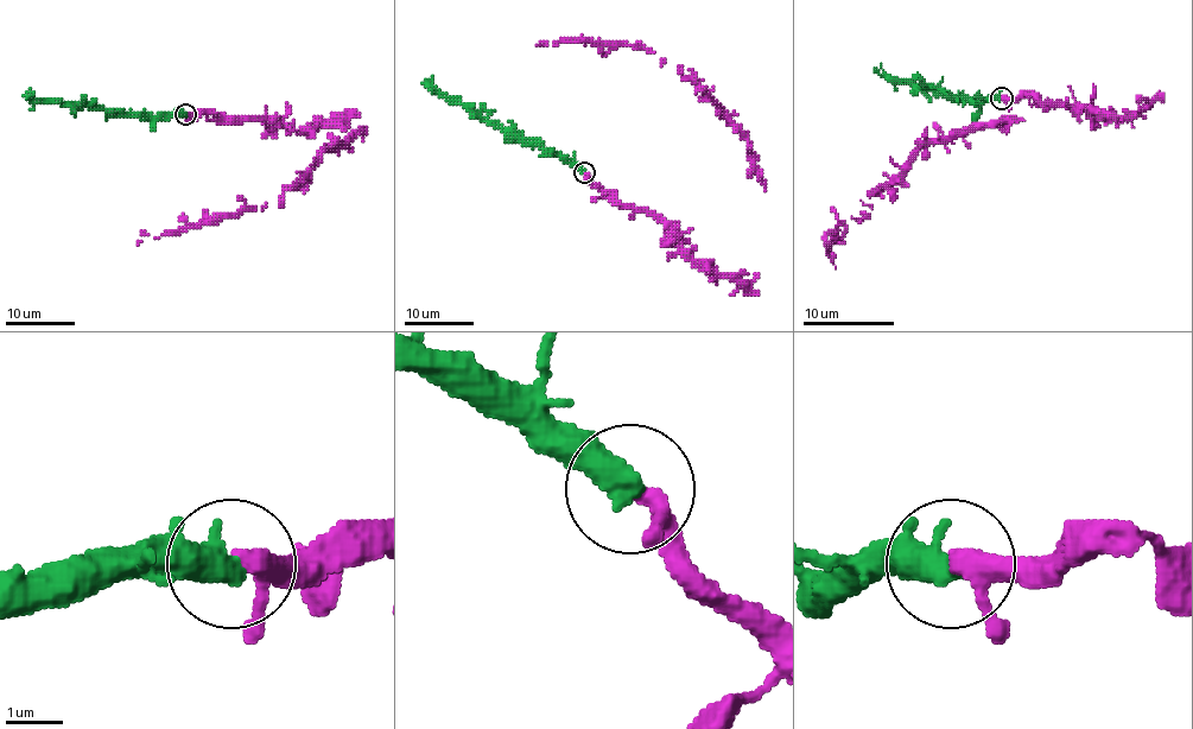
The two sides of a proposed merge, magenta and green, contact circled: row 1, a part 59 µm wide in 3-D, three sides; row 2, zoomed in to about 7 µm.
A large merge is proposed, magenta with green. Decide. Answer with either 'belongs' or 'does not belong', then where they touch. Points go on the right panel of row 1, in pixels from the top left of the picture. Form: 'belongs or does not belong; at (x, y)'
belongs; at (1001, 97)

